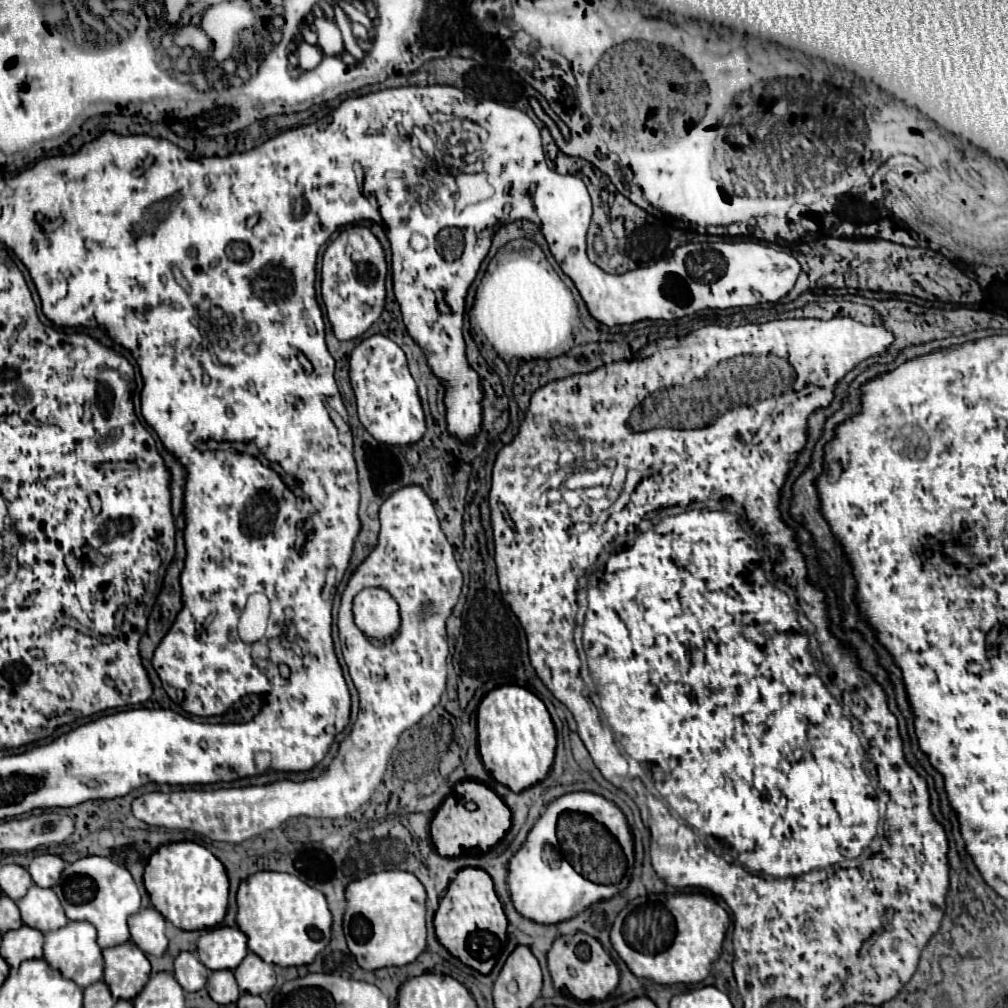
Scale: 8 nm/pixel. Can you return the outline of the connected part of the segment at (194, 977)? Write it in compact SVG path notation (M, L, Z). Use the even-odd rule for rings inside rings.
M181 952L175 960L175 978L187 992L197 992L207 984L209 970L191 952Z

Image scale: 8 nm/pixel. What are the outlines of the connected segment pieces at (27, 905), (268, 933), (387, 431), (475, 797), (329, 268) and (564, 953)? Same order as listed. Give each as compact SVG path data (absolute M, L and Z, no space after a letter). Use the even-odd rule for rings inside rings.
M31 886L29 892L17 902L17 906L21 910L23 922L43 932L57 930L69 922L57 894L51 888Z
M257 872L257 874L253 874L245 882L241 882L239 892L237 892L237 906L239 906L237 924L247 934L251 952L255 952L259 958L263 958L269 964L277 964L277 966L311 964L315 960L315 956L329 944L331 920L333 918L331 918L331 912L327 908L327 900L325 900L323 892L319 892L317 888L301 882L293 874L281 874L281 872ZM311 926L319 928L323 932L323 940L311 940L307 936L307 930Z
M373 334L357 344L349 358L349 377L357 398L357 410L361 424L369 430L375 440L381 440L389 446L405 446L415 444L423 438L425 426L425 410L421 406L421 398L417 392L417 382L413 380L405 352L389 338L381 334Z
M467 780L467 784L463 782L463 790L459 786L459 790L455 794L457 796L449 796L439 806L439 810L431 822L431 838L433 838L437 852L441 856L449 856L449 858L469 854L477 848L481 852L487 852L509 830L509 826L511 826L509 808L491 788L487 788L485 784L475 782L475 780Z
M353 226L339 234L323 254L321 296L327 306L333 332L339 340L361 336L381 316L385 308L387 260L381 242L367 226Z
M577 932L571 936L559 936L547 954L549 972L557 990L575 996L577 1000L605 1000L619 984L619 970L611 956L603 950L597 938Z

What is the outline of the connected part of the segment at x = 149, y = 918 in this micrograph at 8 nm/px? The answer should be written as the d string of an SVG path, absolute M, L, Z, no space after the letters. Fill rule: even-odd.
M151 906L141 908L137 914L131 914L129 918L129 932L131 940L151 956L163 956L167 950L167 936L165 936L165 918Z

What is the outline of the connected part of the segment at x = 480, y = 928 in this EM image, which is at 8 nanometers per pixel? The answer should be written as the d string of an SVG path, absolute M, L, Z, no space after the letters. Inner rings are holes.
M463 868L449 884L435 914L437 940L463 964L481 974L489 974L497 962L497 952L507 942L507 916L495 894L491 876L481 868Z

